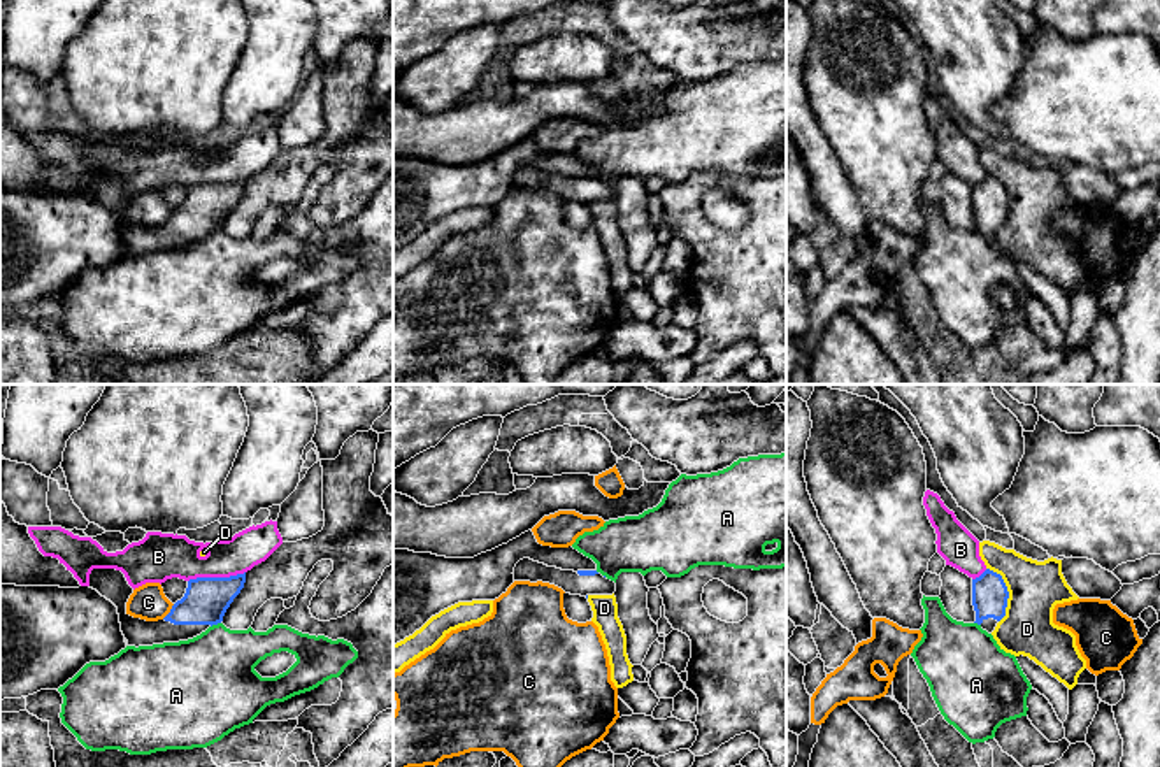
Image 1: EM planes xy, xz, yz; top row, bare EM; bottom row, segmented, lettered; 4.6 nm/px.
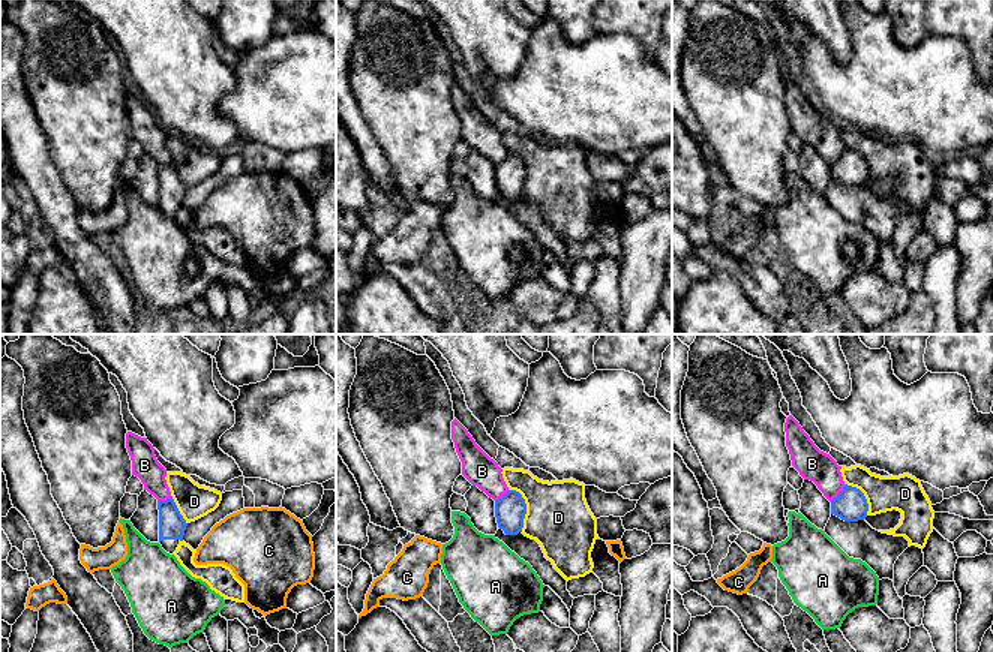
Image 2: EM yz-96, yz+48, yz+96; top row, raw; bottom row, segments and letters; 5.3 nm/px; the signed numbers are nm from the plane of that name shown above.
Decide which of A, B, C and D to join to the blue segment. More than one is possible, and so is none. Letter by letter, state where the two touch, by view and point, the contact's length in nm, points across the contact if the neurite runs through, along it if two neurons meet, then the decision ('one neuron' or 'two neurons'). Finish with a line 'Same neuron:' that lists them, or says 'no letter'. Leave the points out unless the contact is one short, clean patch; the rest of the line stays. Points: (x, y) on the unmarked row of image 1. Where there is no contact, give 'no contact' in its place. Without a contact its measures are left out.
A: xy (214, 230) | 50 nm | along xy (220, 229), (211, 234) | two neurons
B: xy (216, 185) | 260 nm | two neurons
C: xy (171, 218) | 90 nm | along xy (174, 211), (162, 225) | two neurons
D: yz (1008, 199) | 260 nm | two neurons
Same neuron: no letter

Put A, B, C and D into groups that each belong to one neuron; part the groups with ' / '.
A / B / C / D

